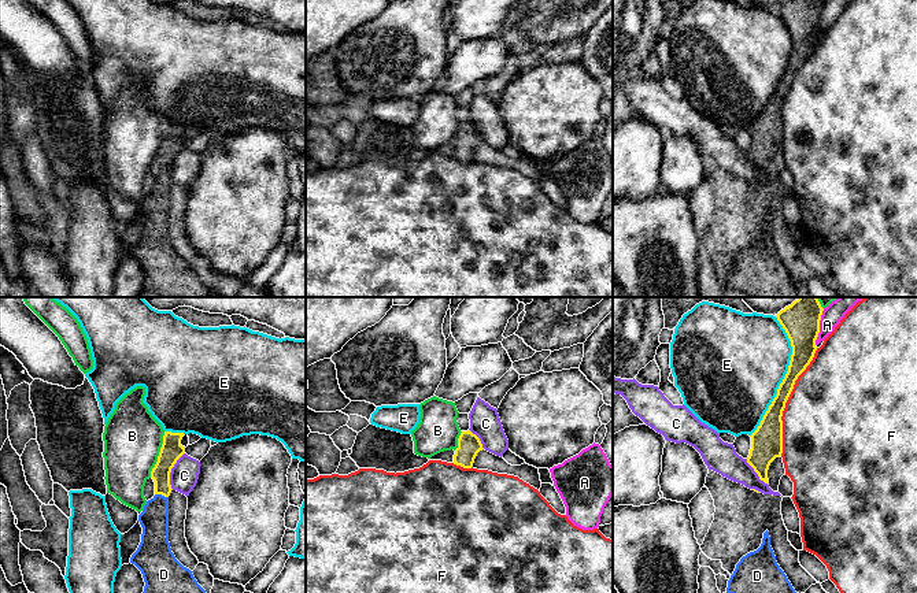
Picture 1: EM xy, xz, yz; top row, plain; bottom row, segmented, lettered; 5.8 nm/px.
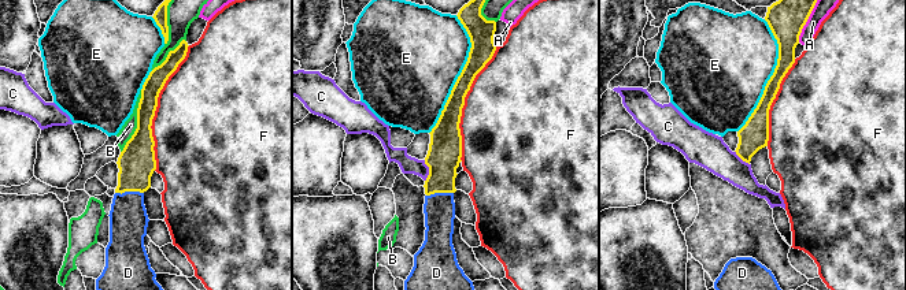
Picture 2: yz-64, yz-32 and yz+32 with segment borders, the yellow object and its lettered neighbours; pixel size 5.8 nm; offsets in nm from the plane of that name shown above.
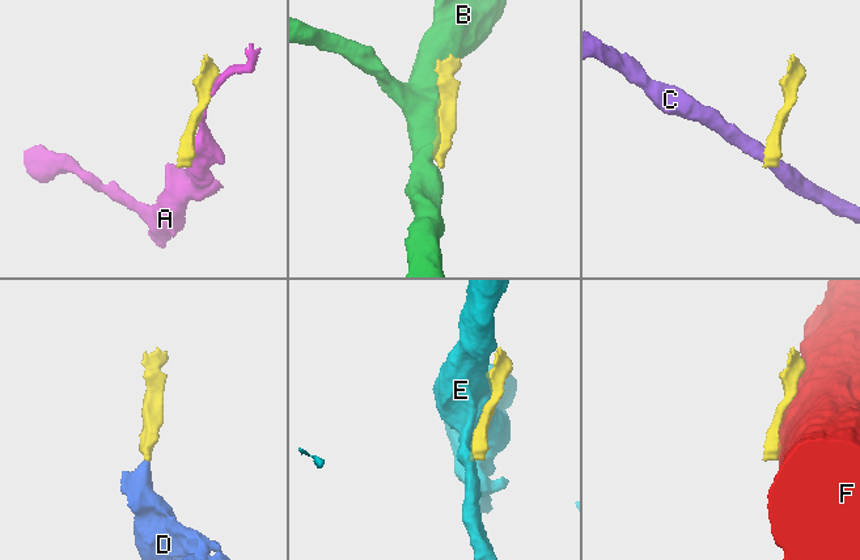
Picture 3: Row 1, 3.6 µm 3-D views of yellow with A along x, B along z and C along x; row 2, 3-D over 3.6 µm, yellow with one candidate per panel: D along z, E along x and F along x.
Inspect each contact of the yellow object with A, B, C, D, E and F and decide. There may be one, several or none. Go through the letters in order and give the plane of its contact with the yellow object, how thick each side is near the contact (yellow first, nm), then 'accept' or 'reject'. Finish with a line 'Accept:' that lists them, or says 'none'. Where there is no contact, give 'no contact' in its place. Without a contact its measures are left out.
A: meets yellow in yz; 220 nm thick on the yellow side, 120 nm on the other; reject
B: meets yellow in xy; 130 nm thick on the yellow side, 340 nm on the other; reject
C: meets yellow in xy; 130 nm thick on the yellow side, 170 nm on the other; reject
D: meets yellow in xy; 120 nm thick on the yellow side, 170 nm on the other; accept
E: meets yellow in yz; 150 nm thick on the yellow side, 500 nm on the other; reject
F: meets yellow in yz; 180 nm thick on the yellow side, 500 nm on the other; reject
Accept: D

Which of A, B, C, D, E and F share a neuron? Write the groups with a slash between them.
A / B / C / D / E / F

